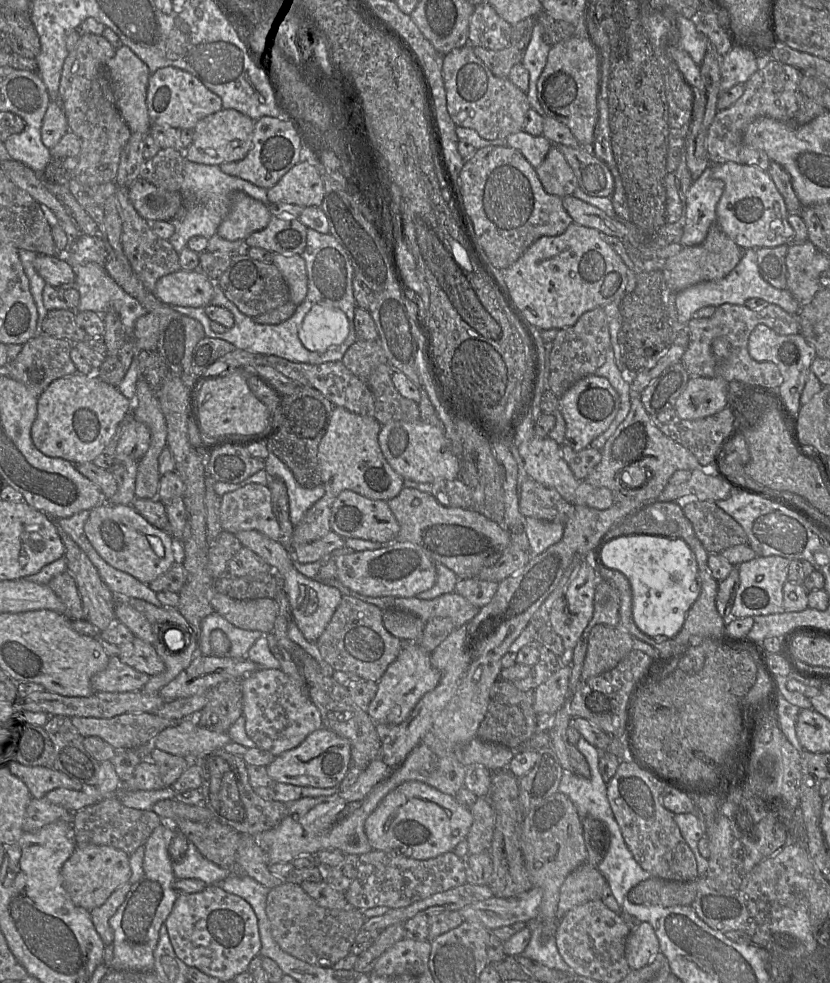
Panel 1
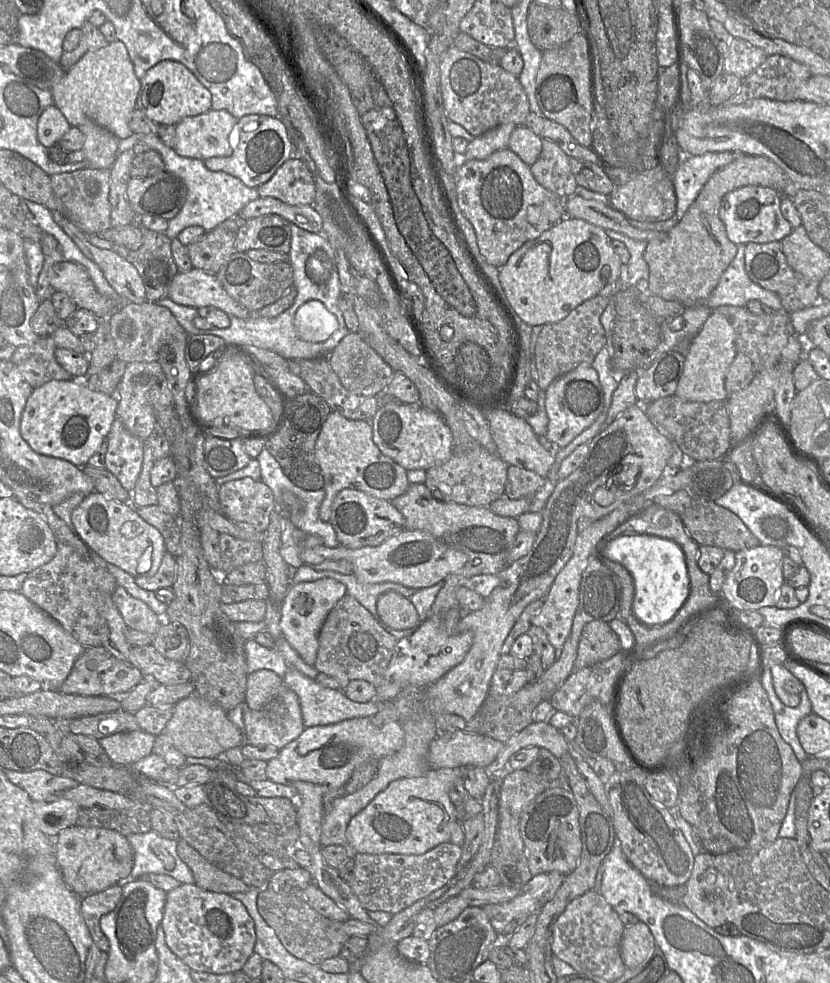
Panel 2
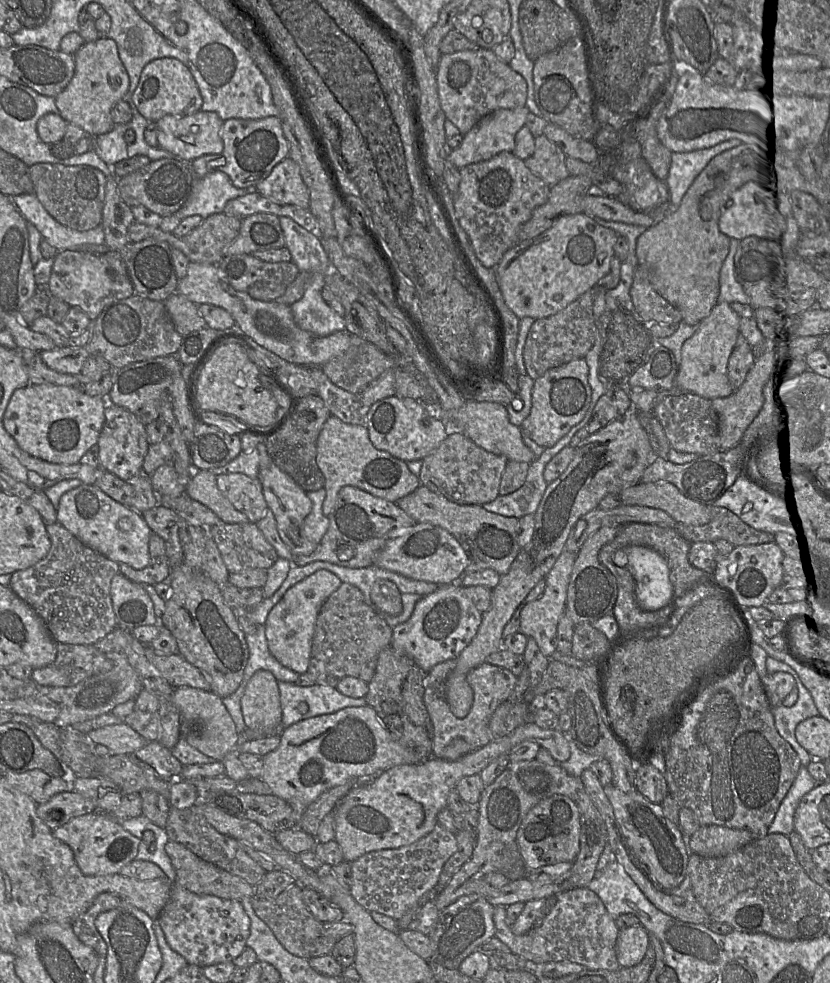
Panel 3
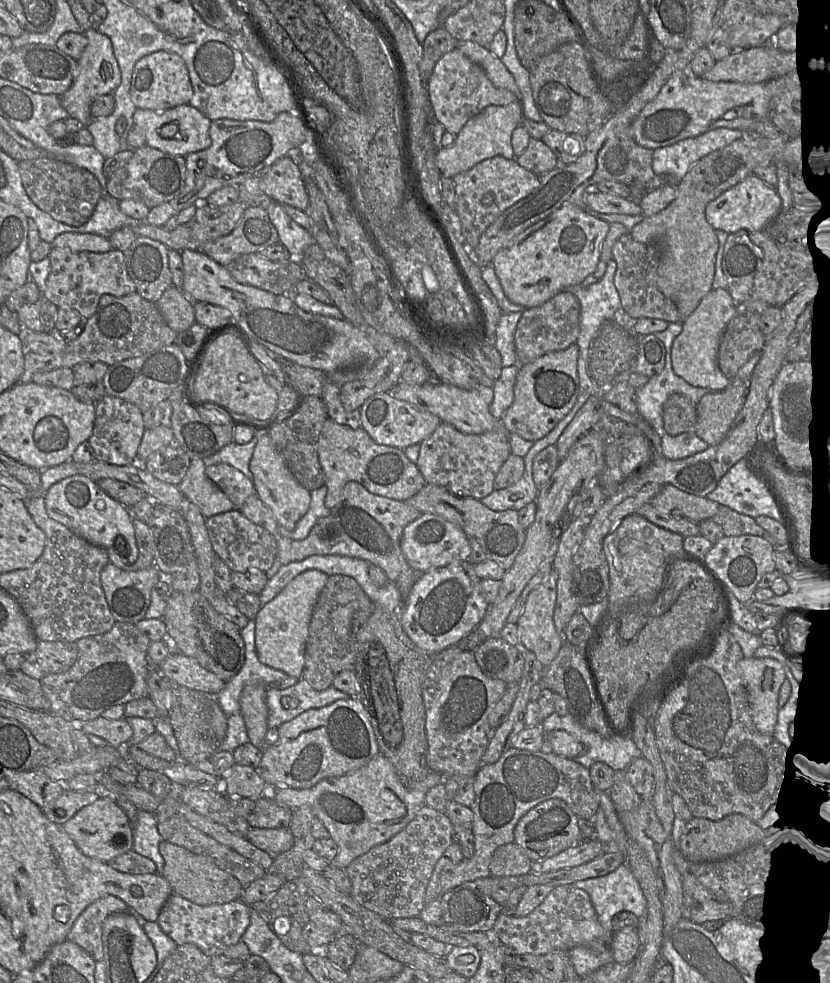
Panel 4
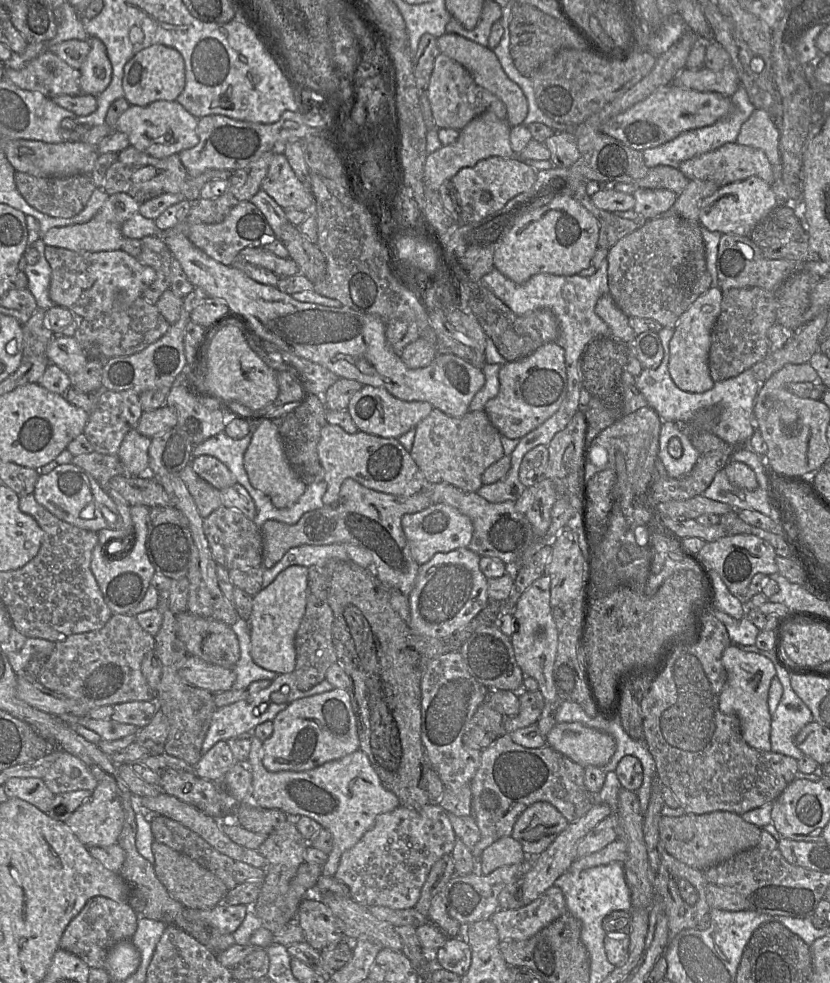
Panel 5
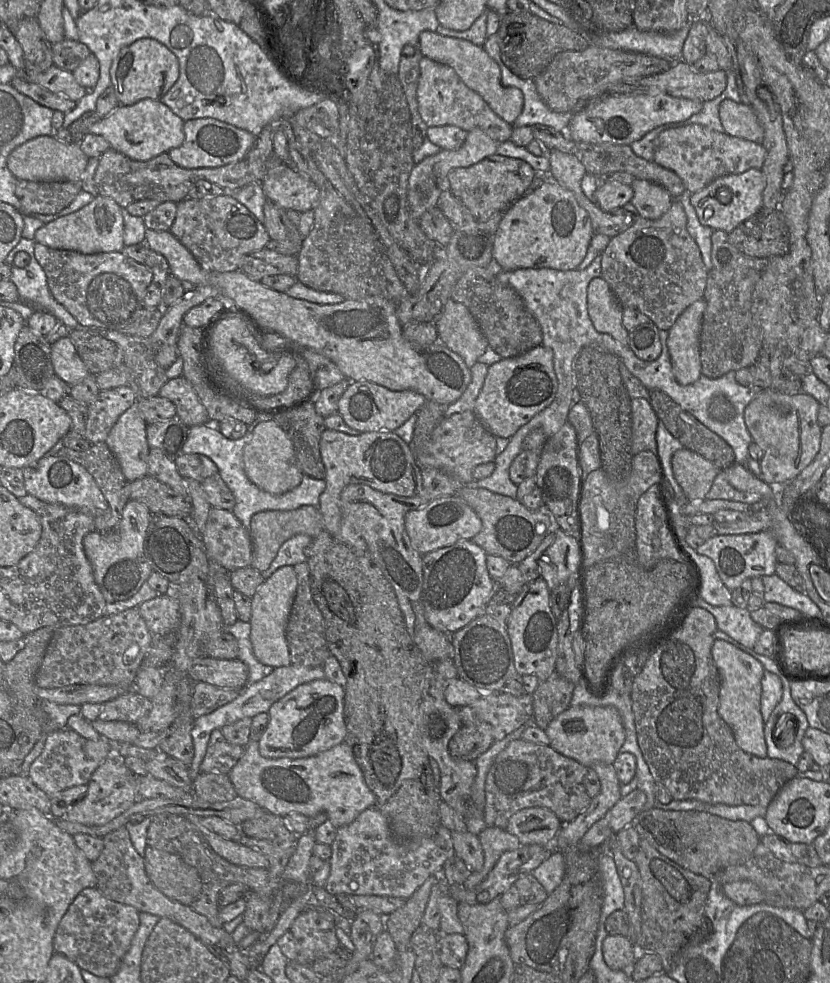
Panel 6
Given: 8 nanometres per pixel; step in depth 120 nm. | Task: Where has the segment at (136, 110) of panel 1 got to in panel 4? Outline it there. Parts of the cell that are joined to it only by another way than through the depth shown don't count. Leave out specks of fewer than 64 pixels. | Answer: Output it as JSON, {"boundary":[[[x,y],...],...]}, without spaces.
{"boundary":[[[95,28],[84,31],[84,35],[88,43],[77,60],[77,75],[70,88],[60,96],[60,102],[70,118],[78,120],[85,127],[93,119],[90,113],[92,102],[99,96],[113,94],[121,83],[121,71],[108,36]]]}

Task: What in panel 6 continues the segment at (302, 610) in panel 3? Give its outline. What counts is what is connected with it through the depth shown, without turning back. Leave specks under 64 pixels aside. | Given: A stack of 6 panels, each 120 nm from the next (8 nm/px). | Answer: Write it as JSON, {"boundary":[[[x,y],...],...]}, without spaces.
{"boundary":[[[282,566],[266,579],[252,597],[250,641],[257,660],[273,668],[291,664],[286,639],[286,627],[297,590],[297,576],[293,566]]]}

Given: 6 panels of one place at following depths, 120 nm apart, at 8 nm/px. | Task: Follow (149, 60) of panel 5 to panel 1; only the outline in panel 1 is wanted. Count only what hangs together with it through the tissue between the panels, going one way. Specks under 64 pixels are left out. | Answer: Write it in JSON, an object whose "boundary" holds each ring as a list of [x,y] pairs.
{"boundary":[[[172,66],[159,68],[148,79],[146,104],[151,124],[175,129],[194,129],[199,120],[220,111],[221,98],[187,71]]]}

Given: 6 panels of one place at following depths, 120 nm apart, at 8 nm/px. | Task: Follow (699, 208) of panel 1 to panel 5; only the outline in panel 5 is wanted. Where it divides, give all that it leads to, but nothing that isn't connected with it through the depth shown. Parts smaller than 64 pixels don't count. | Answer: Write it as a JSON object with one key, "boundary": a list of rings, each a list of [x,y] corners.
{"boundary":[[[742,85],[730,96],[730,99],[733,108],[731,113],[725,118],[710,126],[685,131],[662,145],[643,150],[642,154],[645,165],[647,167],[665,165],[678,168],[680,163],[686,160],[713,151],[726,143],[736,142],[741,126],[750,117],[755,108],[751,104],[748,94]]]}

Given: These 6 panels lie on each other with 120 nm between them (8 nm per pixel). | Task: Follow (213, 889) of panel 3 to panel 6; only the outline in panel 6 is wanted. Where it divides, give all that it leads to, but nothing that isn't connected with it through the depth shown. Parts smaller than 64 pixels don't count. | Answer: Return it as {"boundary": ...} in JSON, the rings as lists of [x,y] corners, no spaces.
{"boundary":[[[147,846],[143,859],[147,876],[164,895],[187,906],[199,897],[200,876],[179,856]]]}

